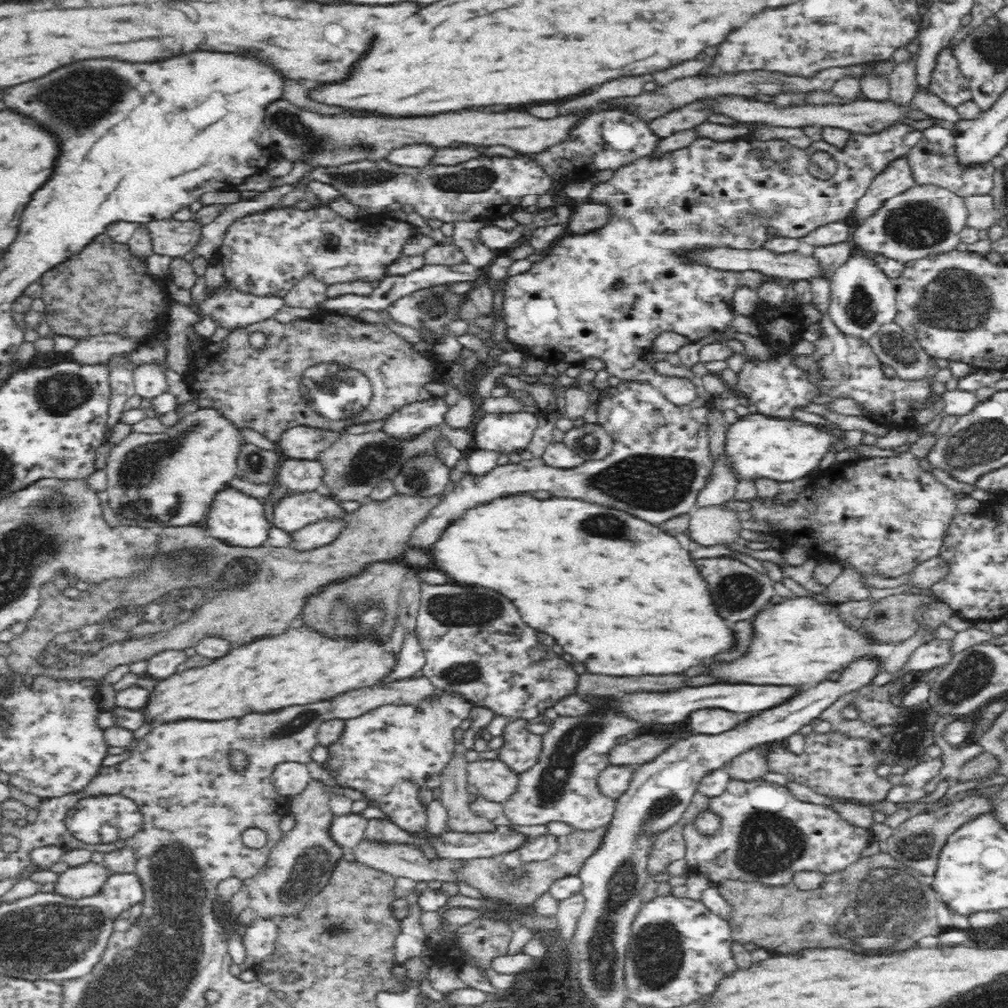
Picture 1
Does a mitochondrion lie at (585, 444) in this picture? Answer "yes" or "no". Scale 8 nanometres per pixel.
yes

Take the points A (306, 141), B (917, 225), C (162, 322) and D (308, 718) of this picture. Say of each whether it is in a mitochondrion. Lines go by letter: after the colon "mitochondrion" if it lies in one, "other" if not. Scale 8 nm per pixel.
A: mitochondrion
B: mitochondrion
C: other
D: mitochondrion

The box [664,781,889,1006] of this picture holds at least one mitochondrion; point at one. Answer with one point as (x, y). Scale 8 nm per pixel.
(769, 845)

